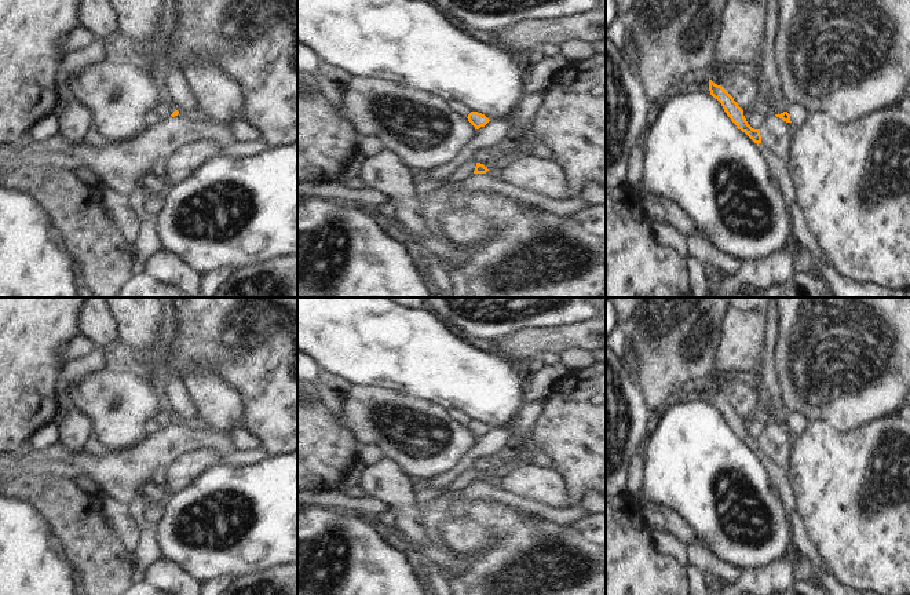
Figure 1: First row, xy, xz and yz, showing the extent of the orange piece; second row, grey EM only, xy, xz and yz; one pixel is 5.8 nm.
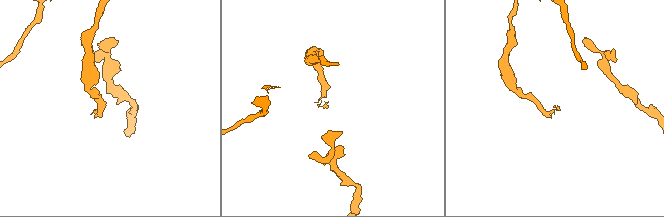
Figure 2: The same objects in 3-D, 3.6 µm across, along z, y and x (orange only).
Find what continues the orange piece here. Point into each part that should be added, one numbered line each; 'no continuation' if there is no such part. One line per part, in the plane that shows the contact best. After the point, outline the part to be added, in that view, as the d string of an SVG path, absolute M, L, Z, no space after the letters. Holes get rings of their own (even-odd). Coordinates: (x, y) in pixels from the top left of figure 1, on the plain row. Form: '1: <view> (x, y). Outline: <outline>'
1: yz (777, 442). Outline: M768 421L765 430L759 438L761 452L787 470L790 467L793 432L783 430L774 421Z

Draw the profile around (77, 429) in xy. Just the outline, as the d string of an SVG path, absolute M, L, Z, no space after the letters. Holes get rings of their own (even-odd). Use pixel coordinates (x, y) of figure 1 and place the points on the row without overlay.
M95 346L84 357L72 358L59 379L58 394L62 399L59 410L61 441L73 452L96 446L94 420L89 413L77 405L76 395L84 380L95 379L105 368L105 350Z

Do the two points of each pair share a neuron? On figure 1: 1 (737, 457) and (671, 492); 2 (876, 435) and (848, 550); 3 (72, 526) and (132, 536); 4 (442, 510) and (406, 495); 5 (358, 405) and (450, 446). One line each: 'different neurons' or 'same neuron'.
1: same neuron
2: same neuron
3: different neurons
4: different neurons
5: same neuron

